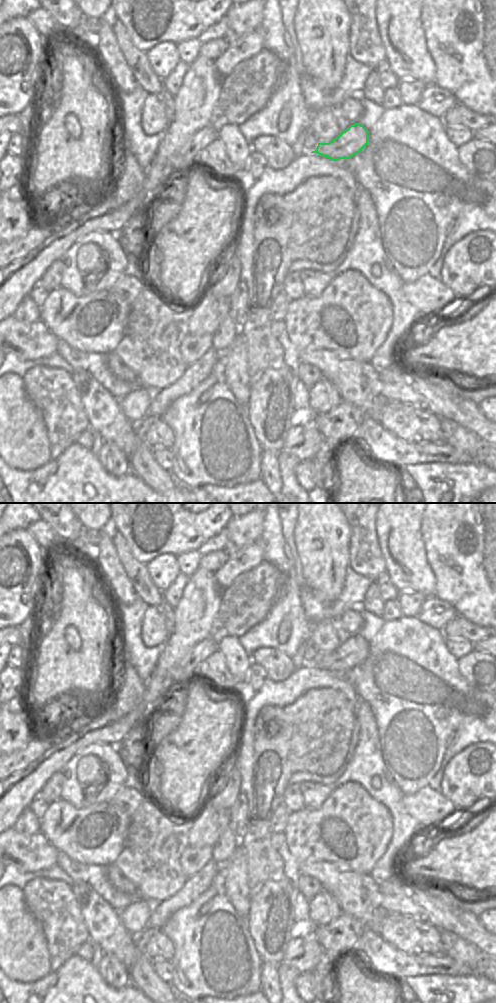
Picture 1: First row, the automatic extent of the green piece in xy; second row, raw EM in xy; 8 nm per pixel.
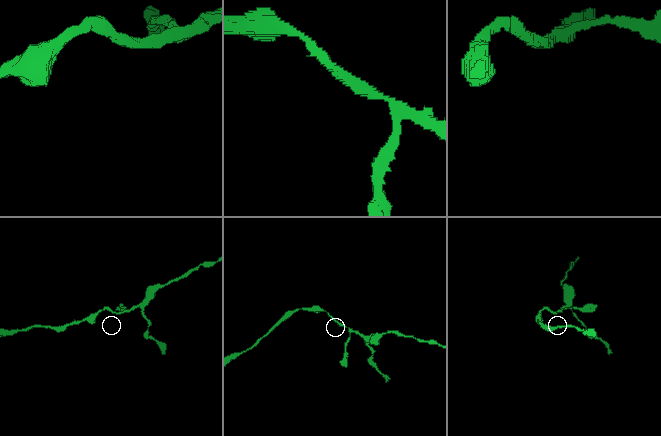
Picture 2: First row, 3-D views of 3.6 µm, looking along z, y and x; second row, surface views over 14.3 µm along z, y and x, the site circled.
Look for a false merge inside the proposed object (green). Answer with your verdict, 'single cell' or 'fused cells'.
single cell

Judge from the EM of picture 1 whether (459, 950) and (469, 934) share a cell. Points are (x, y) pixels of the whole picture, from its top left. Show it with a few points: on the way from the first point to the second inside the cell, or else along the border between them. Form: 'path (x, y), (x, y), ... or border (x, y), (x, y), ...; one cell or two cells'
border (443, 931), (454, 933), (474, 944), (484, 954); two cells

